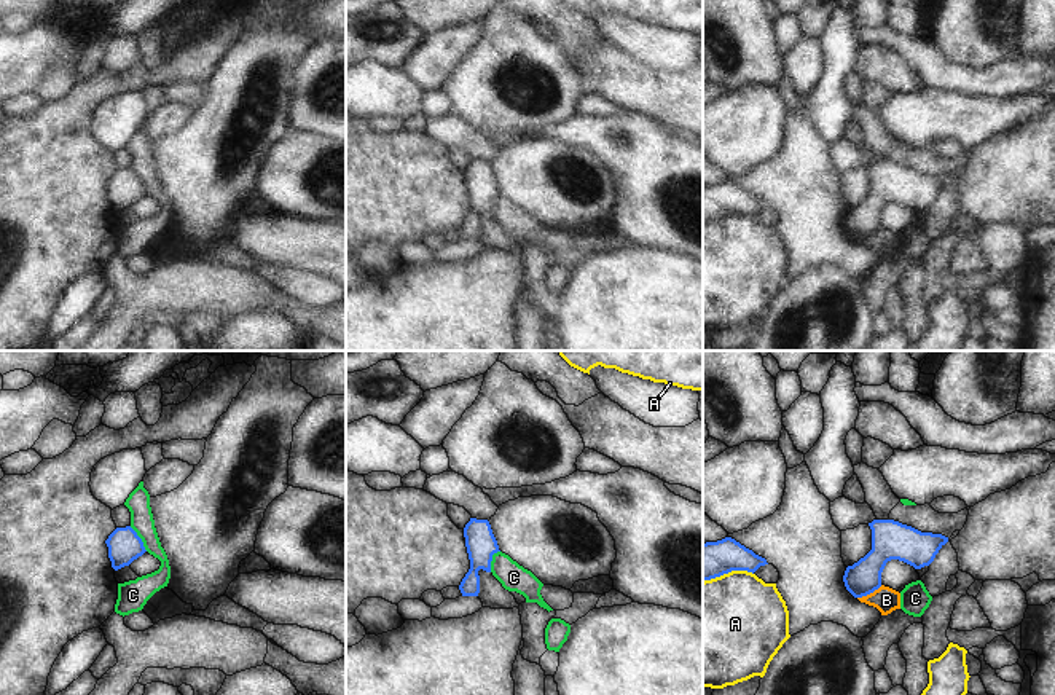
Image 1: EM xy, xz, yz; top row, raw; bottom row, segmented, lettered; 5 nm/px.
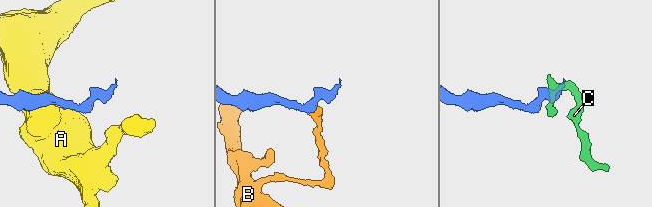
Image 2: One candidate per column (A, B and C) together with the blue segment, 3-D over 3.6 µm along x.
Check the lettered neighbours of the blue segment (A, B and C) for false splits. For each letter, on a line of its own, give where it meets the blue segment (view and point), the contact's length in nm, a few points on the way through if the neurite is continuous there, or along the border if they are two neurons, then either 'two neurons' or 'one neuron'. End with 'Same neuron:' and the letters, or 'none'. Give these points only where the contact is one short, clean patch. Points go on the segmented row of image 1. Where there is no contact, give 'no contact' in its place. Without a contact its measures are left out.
A: yz (727, 573) | 260 nm | along yz (753, 573), (729, 571), (703, 582) | two neurons
B: yz (869, 593) | 140 nm | along yz (882, 585), (858, 598) | two neurons
C: xy (141, 539) | 160 nm | along xy (129, 526), (147, 550) | two neurons
Same neuron: none

